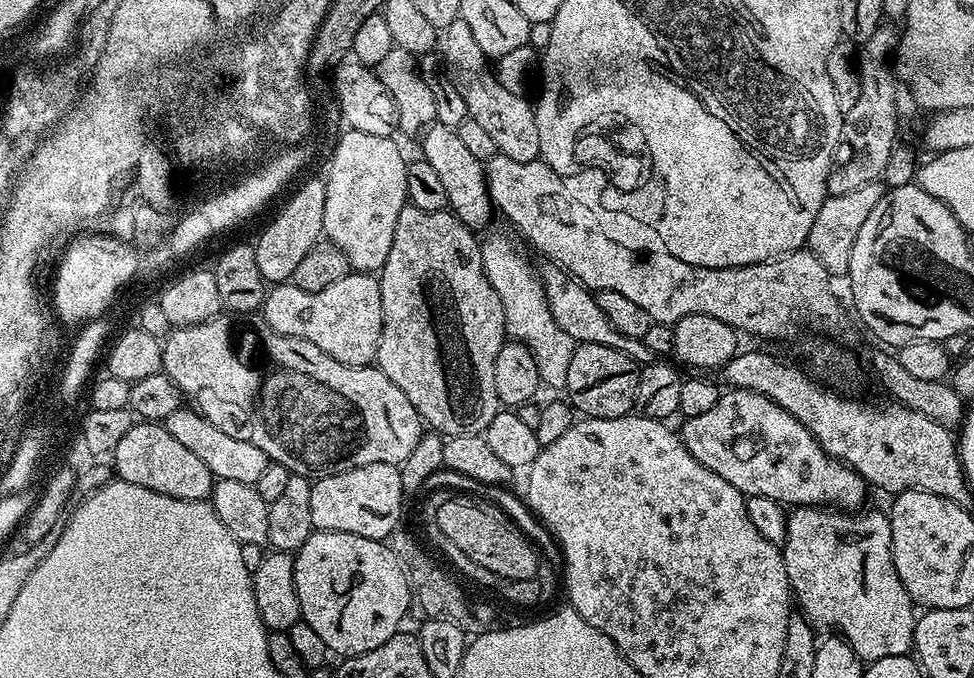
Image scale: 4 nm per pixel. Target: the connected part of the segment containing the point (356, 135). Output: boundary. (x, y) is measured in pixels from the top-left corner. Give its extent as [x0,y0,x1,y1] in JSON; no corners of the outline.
[322,131,409,274]

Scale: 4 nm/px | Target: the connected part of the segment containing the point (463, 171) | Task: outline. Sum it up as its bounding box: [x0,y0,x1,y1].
[420,123,494,230]

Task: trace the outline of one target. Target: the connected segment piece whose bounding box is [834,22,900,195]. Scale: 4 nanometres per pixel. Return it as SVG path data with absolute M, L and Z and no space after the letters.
M888 22L881 23L870 38L859 49L860 81L862 94L854 101L851 110L846 110L844 117L843 143L853 152L848 165L837 171L834 176L834 192L838 195L857 190L866 183L879 181L886 170L886 162L890 162L892 153L898 147L896 126L900 122L900 108L896 105L896 84L898 88L898 72L894 67L894 57L898 51L898 32Z

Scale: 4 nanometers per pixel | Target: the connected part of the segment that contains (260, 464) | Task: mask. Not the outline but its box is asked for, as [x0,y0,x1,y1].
[163,406,270,484]

